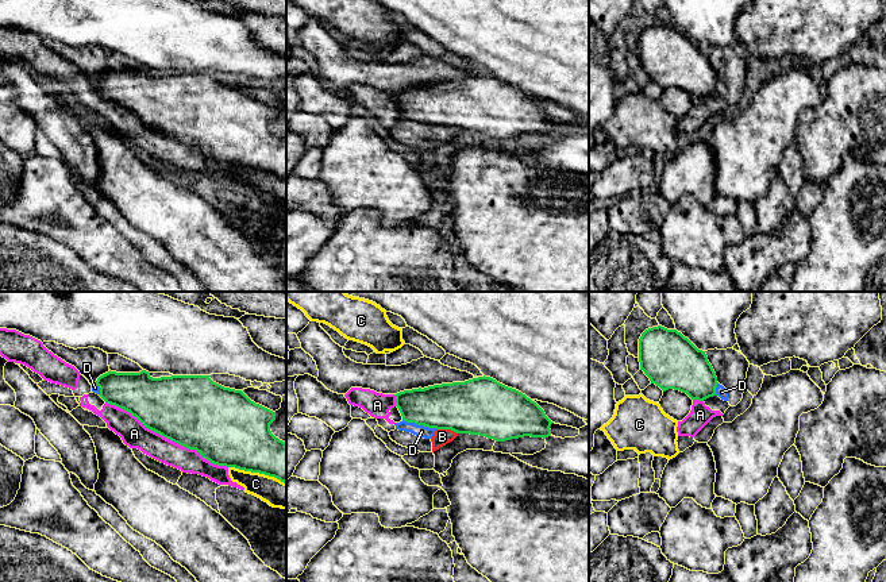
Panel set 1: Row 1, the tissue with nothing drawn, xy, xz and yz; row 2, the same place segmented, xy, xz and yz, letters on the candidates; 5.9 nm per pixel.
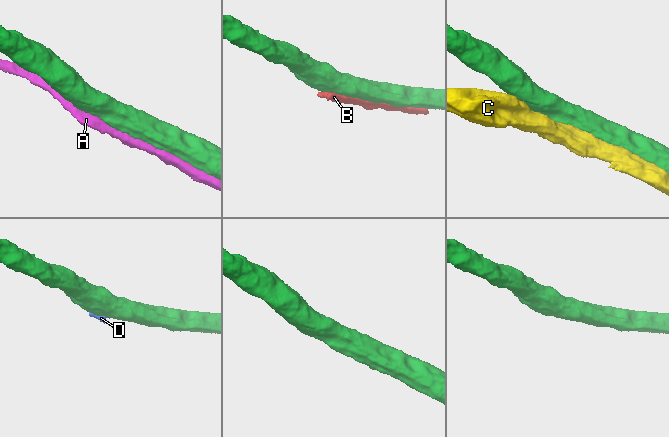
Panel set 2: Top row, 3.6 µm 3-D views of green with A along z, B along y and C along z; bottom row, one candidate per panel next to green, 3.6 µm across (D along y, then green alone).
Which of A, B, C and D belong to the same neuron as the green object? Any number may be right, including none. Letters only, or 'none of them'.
none of them

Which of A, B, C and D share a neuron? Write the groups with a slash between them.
A / B D / C

